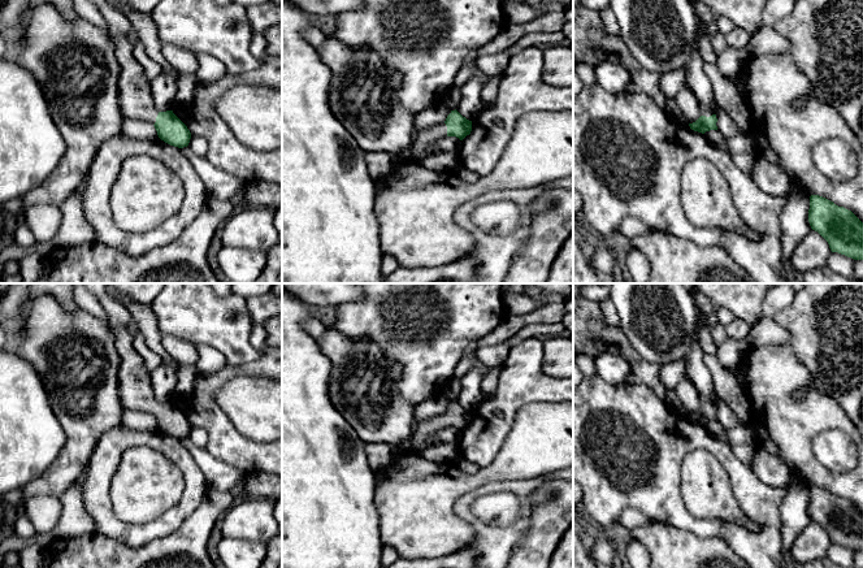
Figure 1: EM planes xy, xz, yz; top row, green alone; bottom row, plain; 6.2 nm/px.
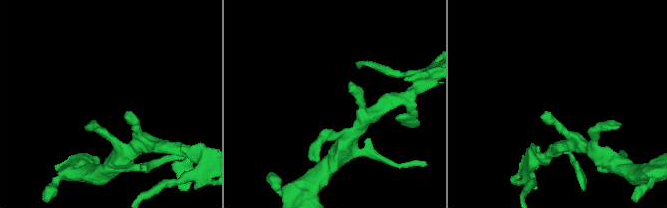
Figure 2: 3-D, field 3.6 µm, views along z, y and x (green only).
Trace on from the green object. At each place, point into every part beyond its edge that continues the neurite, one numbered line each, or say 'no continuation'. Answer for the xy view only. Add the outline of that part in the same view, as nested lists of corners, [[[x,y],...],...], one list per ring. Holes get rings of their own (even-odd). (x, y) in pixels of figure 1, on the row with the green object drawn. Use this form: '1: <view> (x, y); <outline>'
1: xy (135, 98); [[[108,0],[90,1],[107,21],[110,39],[116,45],[116,58],[121,68],[118,95],[123,117],[146,118],[155,125],[159,110],[155,105],[144,68],[134,56],[134,44],[130,40],[133,25],[129,17]]]

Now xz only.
1: xz (423, 138); [[[446,123],[438,126],[435,131],[433,130],[415,131],[413,142],[412,142],[413,153],[421,159],[425,155],[426,148],[429,147],[429,144],[433,142],[435,136],[447,136]]]

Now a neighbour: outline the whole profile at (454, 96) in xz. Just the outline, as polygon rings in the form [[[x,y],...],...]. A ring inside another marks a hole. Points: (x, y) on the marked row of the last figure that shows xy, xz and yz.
[[[454,84],[448,91],[448,94],[444,99],[444,103],[447,104],[448,108],[455,110],[457,108],[460,100],[461,100],[461,90],[456,84]]]

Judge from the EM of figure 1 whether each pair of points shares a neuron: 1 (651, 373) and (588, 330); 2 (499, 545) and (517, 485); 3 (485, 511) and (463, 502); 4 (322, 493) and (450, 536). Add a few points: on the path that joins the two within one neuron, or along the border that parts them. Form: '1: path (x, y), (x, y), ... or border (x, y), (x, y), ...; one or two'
1: path (636, 360), (619, 342), (603, 338); one
2: path (514, 530), (523, 521), (524, 499); one
3: border (497, 491), (471, 504), (488, 525); two
4: border (374, 481), (374, 506), (382, 541); two

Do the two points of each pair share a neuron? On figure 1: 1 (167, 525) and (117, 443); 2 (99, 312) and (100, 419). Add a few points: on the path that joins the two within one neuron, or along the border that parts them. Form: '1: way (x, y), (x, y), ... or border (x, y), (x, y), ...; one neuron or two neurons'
1: way (134, 532), (122, 532), (100, 510), (100, 476); one neuron
2: border (79, 308), (103, 319), (108, 325); two neurons

